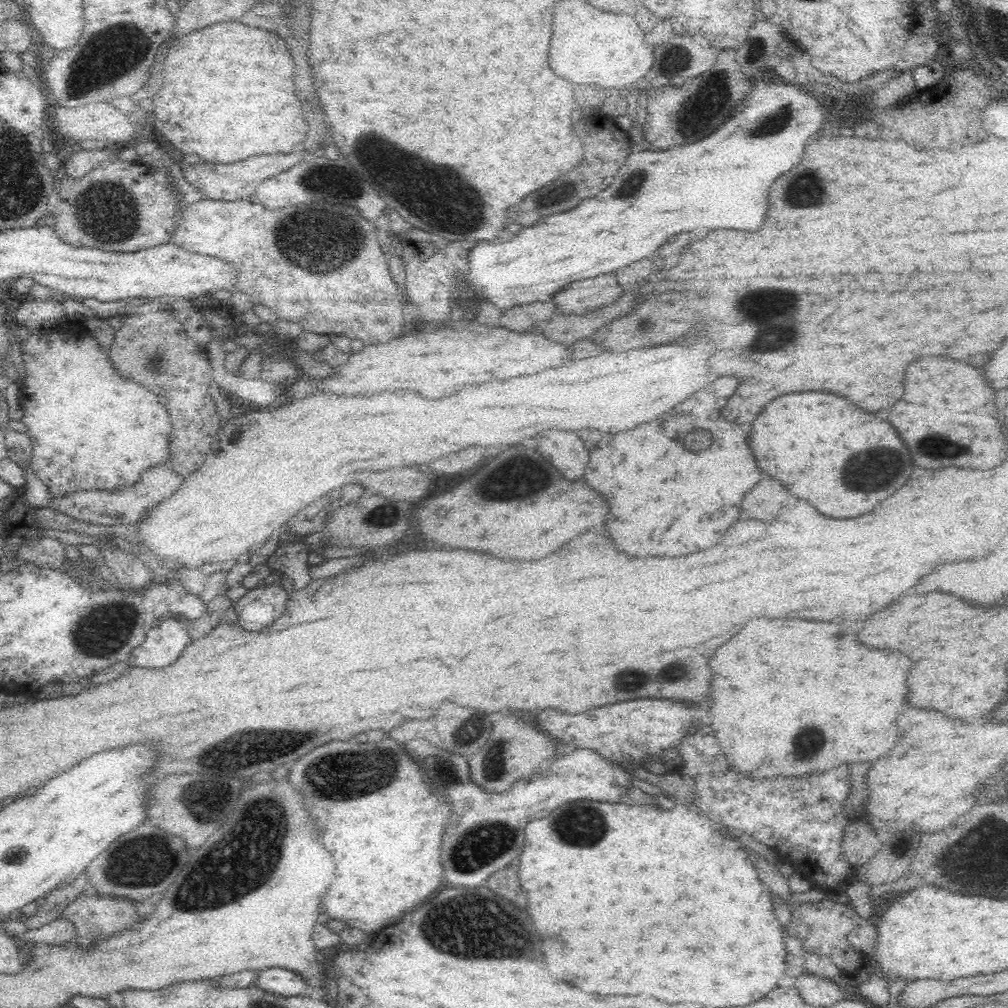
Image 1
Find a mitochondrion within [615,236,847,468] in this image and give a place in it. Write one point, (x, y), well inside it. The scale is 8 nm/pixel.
(778, 303)

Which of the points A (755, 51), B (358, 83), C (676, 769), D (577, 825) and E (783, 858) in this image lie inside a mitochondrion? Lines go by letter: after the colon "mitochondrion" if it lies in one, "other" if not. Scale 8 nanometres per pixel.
A: mitochondrion
B: other
C: other
D: mitochondrion
E: other

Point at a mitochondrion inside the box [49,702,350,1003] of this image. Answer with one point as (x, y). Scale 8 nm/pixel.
(242, 856)

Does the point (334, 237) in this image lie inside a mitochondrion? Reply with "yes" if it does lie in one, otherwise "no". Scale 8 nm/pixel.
yes

